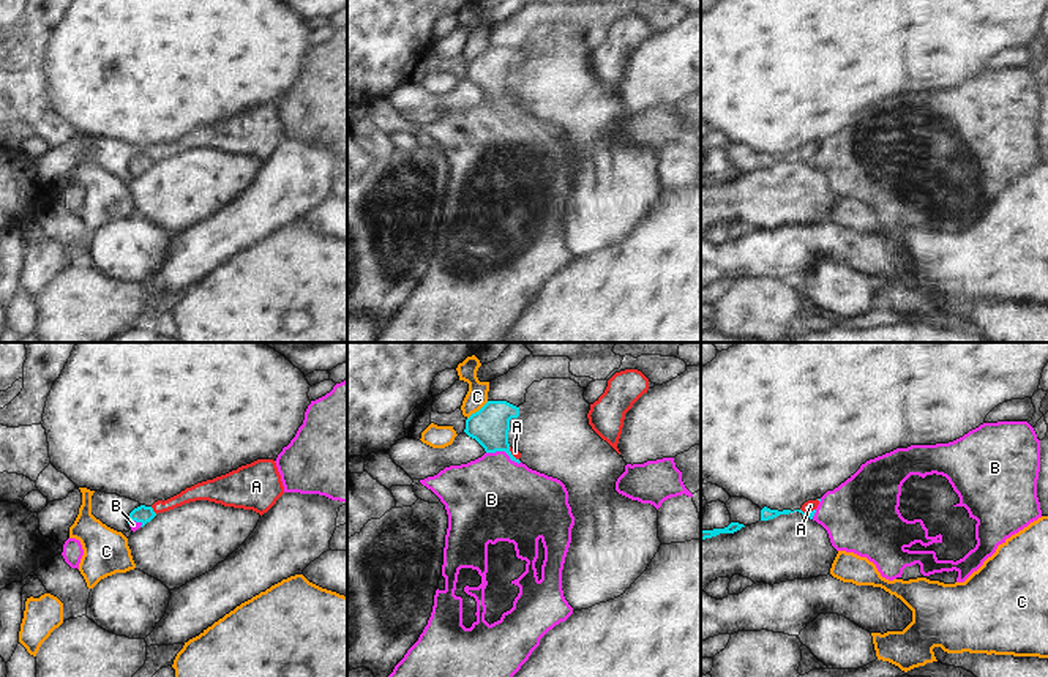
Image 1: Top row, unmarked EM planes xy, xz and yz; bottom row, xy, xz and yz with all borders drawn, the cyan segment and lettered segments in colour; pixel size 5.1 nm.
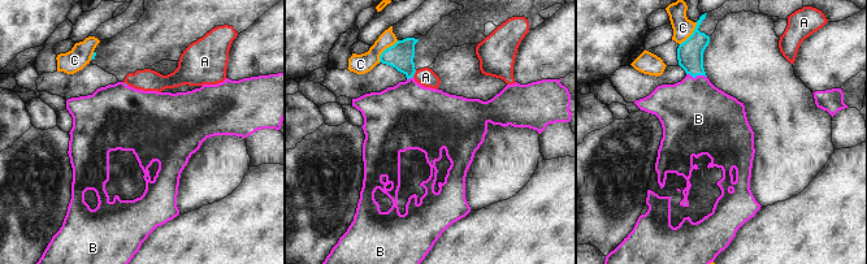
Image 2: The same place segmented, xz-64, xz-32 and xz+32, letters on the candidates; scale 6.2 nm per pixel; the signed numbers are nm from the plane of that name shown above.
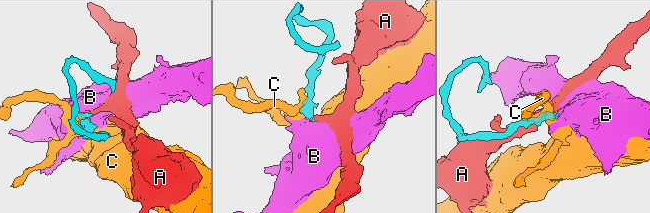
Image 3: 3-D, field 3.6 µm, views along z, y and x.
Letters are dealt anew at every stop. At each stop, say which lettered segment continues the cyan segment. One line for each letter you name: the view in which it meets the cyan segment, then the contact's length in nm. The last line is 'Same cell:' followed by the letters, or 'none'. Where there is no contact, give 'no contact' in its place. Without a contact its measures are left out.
B: contact in xz; length 190 nm
Same cell: B

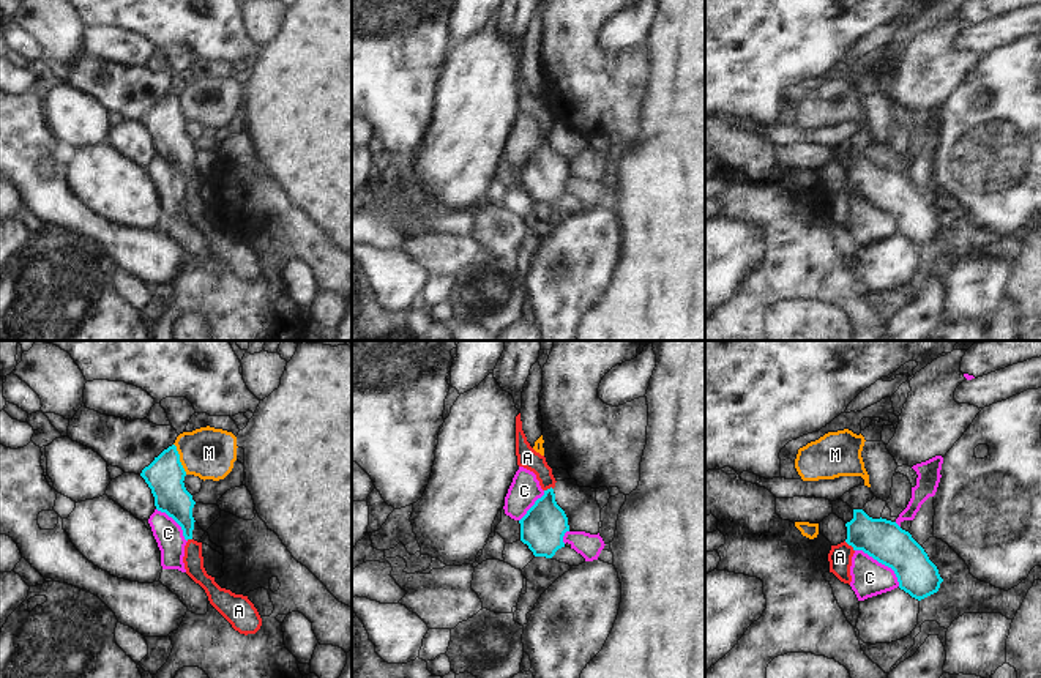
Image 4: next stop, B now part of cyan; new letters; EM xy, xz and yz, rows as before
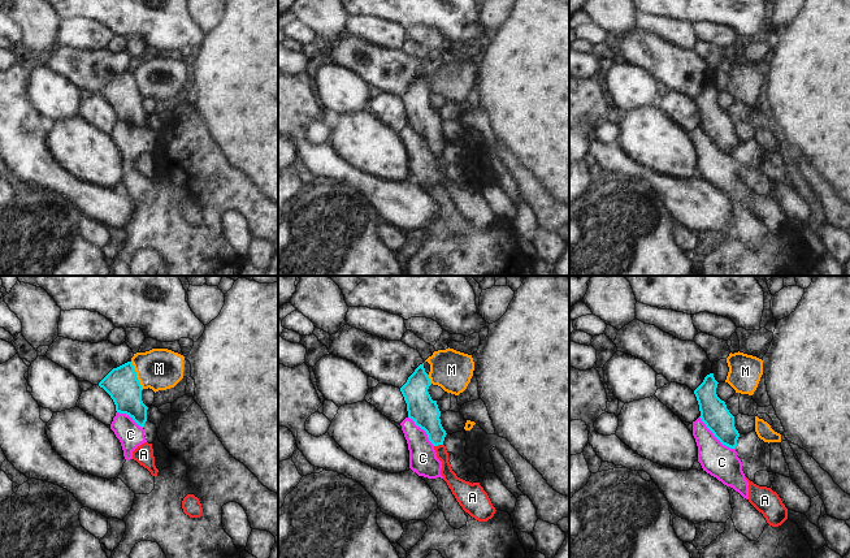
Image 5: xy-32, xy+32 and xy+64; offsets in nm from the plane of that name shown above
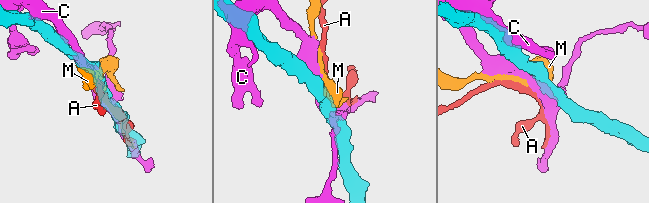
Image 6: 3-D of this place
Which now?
A: contact in yz; length 80 nm
Same cell: A

